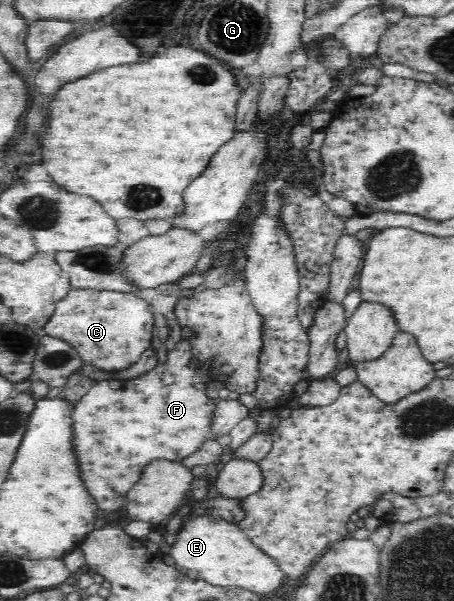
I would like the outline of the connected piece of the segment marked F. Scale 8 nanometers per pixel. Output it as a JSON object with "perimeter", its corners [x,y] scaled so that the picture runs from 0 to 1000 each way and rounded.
{"perimeter":[[[401,556],[401,567],[392,569],[379,582],[366,584],[366,599],[361,602],[352,602],[352,606],[346,602],[330,616],[319,616],[315,621],[302,622],[295,629],[280,629],[280,631],[225,631],[218,632],[216,636],[205,637],[203,642],[196,642],[196,647],[170,666],[163,669],[156,669],[159,676],[159,686],[154,686],[154,699],[159,699],[159,705],[154,705],[156,712],[156,754],[161,759],[165,759],[165,767],[167,767],[167,779],[170,779],[170,790],[174,792],[174,797],[178,799],[178,809],[185,810],[185,815],[194,820],[194,825],[200,829],[203,834],[207,834],[209,844],[229,849],[229,852],[260,852],[264,845],[275,845],[278,842],[278,832],[280,832],[280,822],[282,817],[304,802],[304,797],[311,794],[311,787],[317,782],[319,775],[326,775],[328,769],[335,769],[344,764],[366,764],[366,765],[388,765],[388,767],[401,767],[405,762],[412,759],[419,759],[425,752],[432,752],[443,742],[445,737],[452,732],[467,730],[471,729],[467,722],[467,702],[469,702],[469,692],[471,692],[471,682],[474,682],[474,667],[460,664],[458,657],[454,657],[454,642],[467,636],[467,624],[469,619],[456,617],[456,619],[432,619],[432,616],[423,616],[419,612],[419,602],[430,601],[427,592],[423,589],[421,579],[416,574],[410,571],[410,564],[405,564],[405,556]]]}

